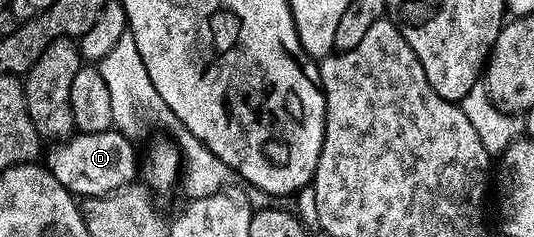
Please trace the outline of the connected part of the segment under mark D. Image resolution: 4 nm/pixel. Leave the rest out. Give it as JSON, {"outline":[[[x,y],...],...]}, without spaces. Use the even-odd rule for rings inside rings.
{"outline":[[[118,129],[102,131],[101,133],[85,133],[84,131],[72,134],[70,139],[56,142],[48,146],[45,151],[45,166],[65,189],[76,197],[101,197],[121,189],[127,183],[136,182],[137,172],[141,163],[135,159],[135,147],[130,138]]]}

